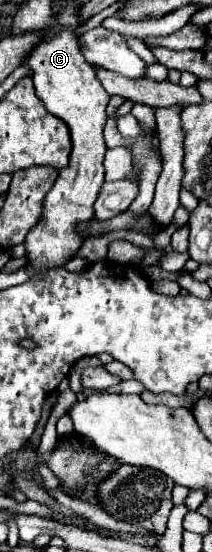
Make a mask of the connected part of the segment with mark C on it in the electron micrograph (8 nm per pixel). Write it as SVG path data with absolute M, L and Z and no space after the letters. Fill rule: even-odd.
M56 27L52 37L44 37L36 43L30 53L24 57L22 65L32 69L32 79L36 95L44 101L46 109L60 117L72 135L72 153L66 169L60 169L60 175L52 191L44 199L42 219L26 235L26 257L30 265L30 275L40 275L48 267L62 267L80 247L84 235L76 231L76 223L88 221L94 217L94 201L104 183L104 137L102 129L106 123L106 105L110 95L104 91L100 81L94 75L94 69L86 63L78 35L72 27Z

